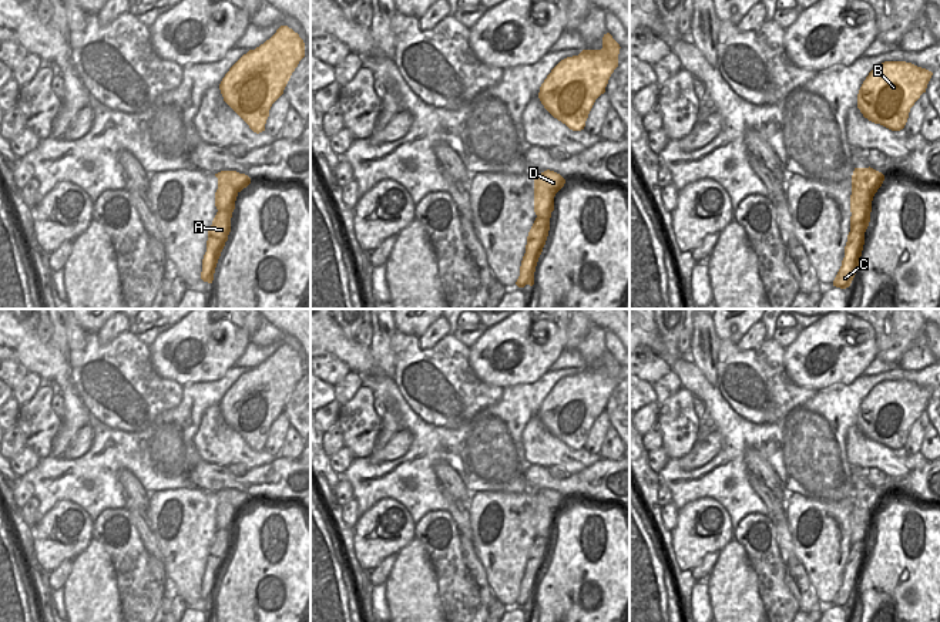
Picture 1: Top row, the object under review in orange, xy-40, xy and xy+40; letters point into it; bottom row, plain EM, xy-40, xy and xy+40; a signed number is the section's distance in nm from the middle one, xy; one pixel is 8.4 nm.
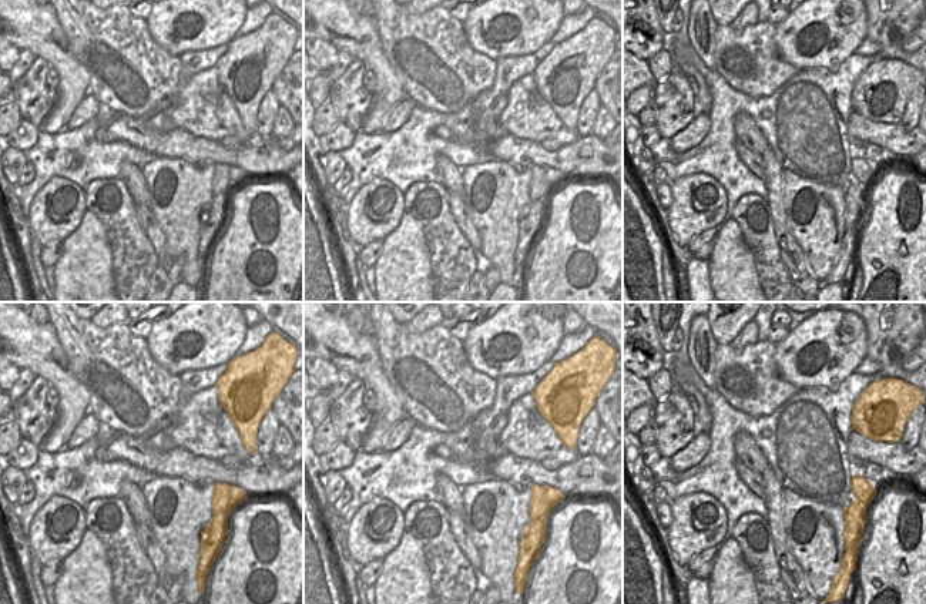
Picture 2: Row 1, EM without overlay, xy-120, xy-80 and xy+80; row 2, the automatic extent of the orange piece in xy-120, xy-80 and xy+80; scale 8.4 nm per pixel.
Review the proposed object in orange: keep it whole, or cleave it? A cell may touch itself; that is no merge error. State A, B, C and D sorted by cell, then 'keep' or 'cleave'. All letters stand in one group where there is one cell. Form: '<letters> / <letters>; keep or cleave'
A C / B D; cleave

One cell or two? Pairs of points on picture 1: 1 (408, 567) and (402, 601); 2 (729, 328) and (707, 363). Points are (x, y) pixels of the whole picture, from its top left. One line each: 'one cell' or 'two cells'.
1: one cell
2: two cells

